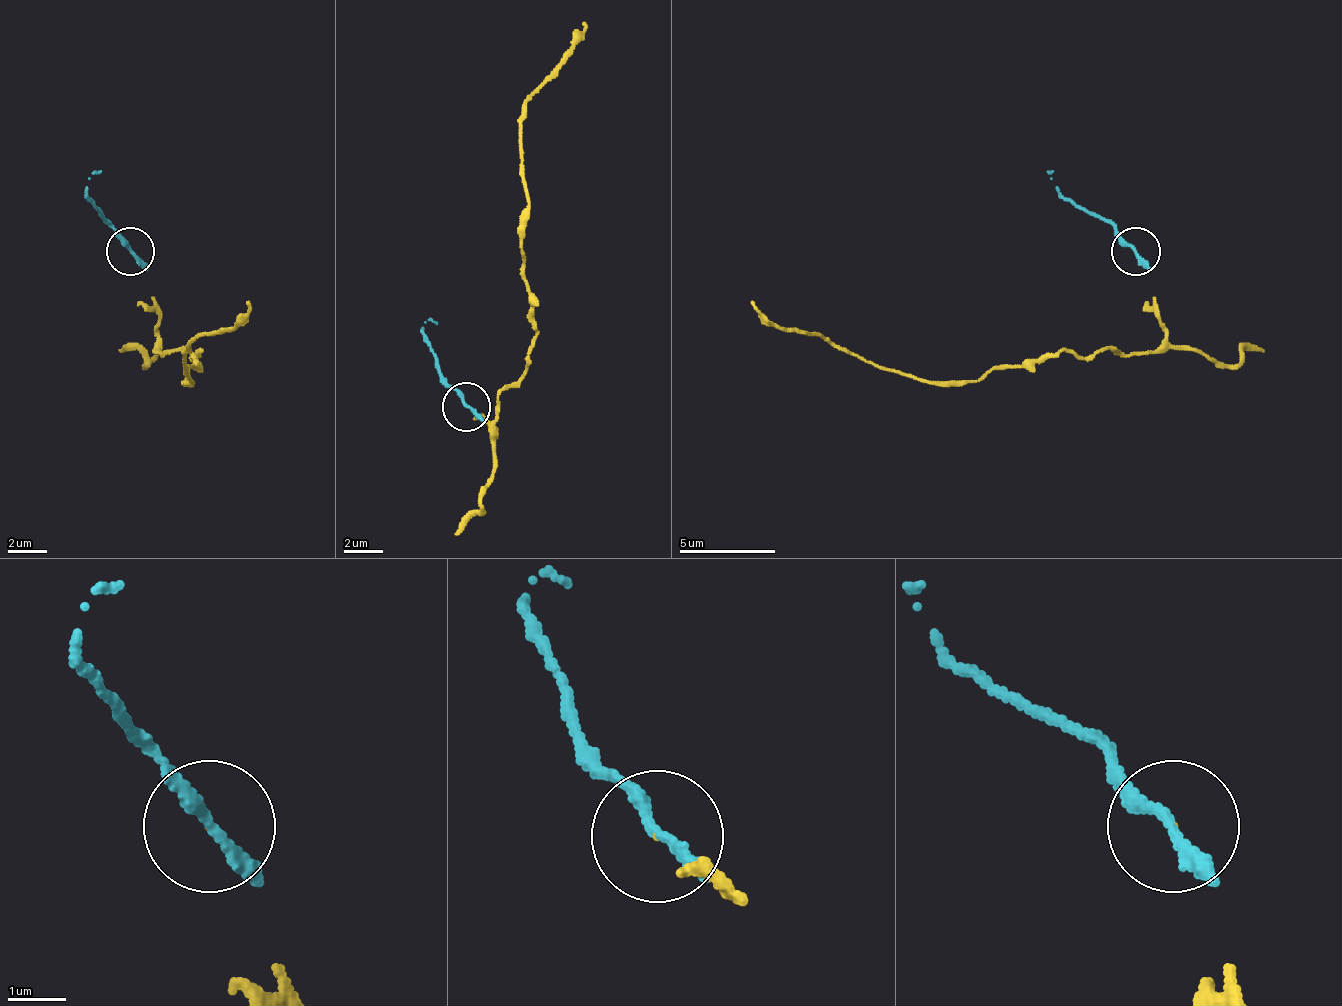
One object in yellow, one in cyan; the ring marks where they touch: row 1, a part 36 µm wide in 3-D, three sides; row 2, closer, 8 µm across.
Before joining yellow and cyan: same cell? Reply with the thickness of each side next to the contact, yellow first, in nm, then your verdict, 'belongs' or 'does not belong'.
20/200 nm | belongs

